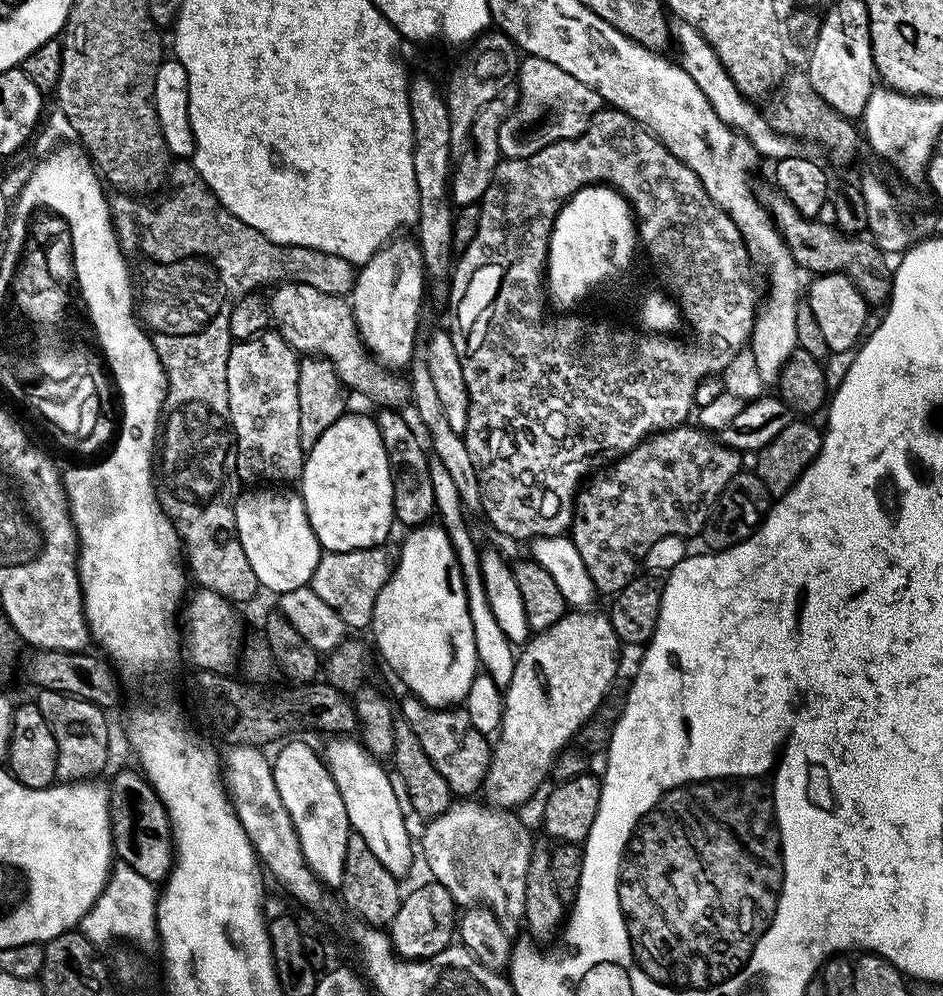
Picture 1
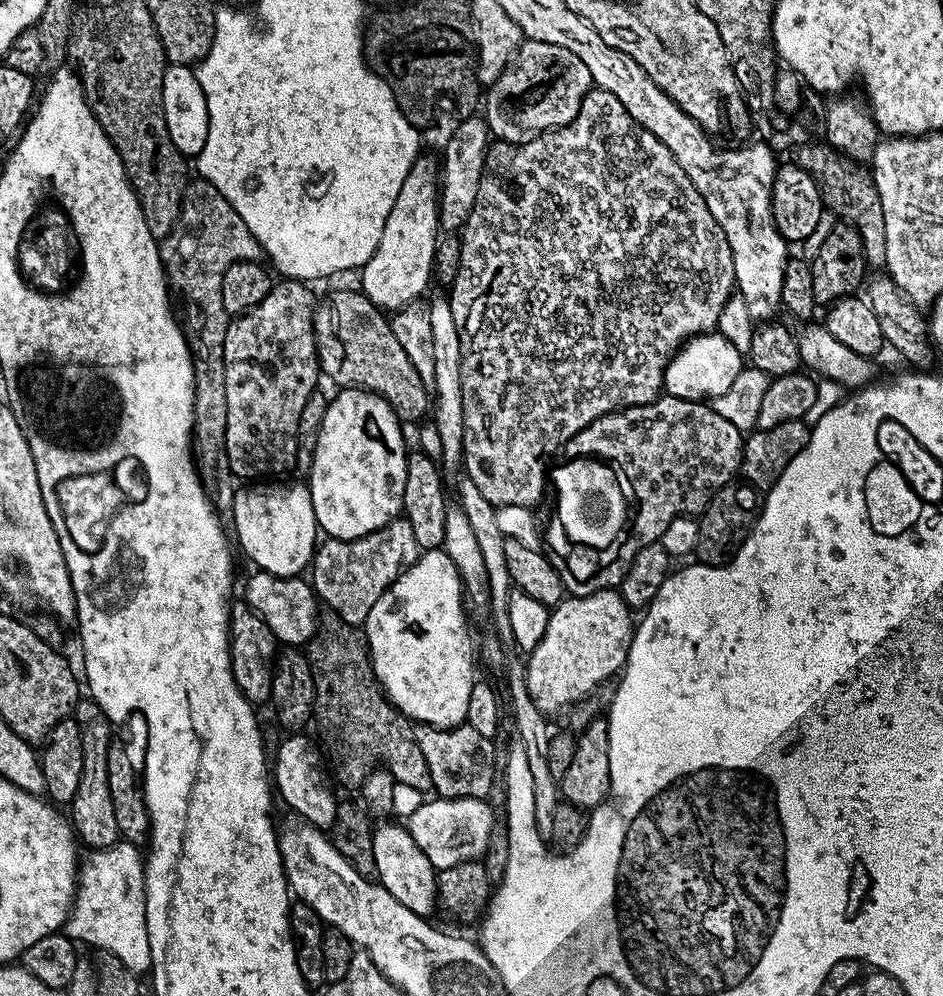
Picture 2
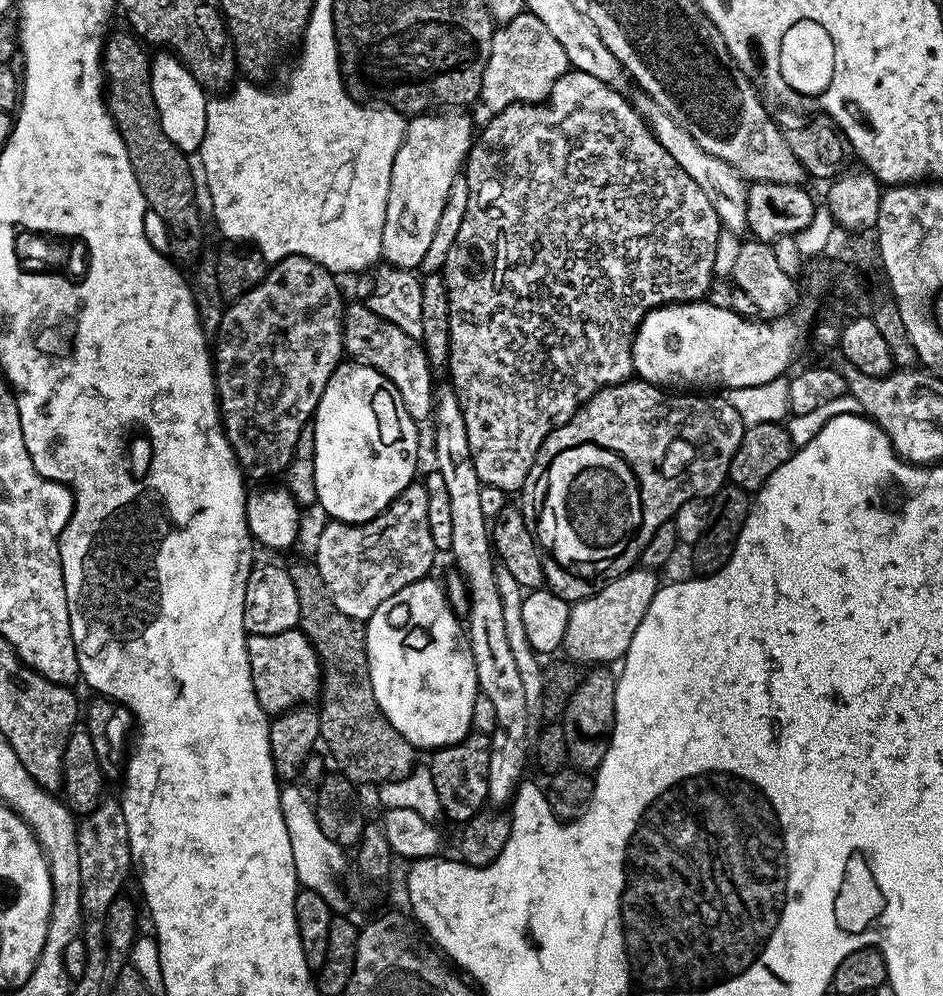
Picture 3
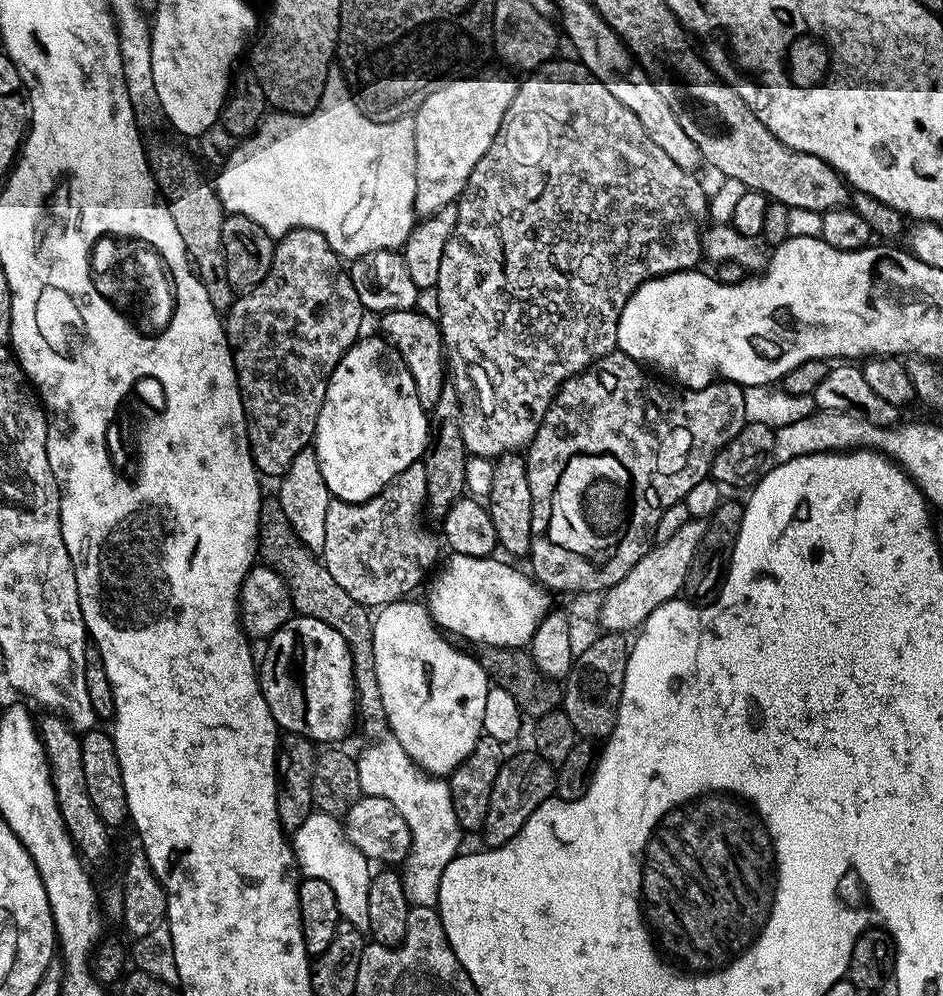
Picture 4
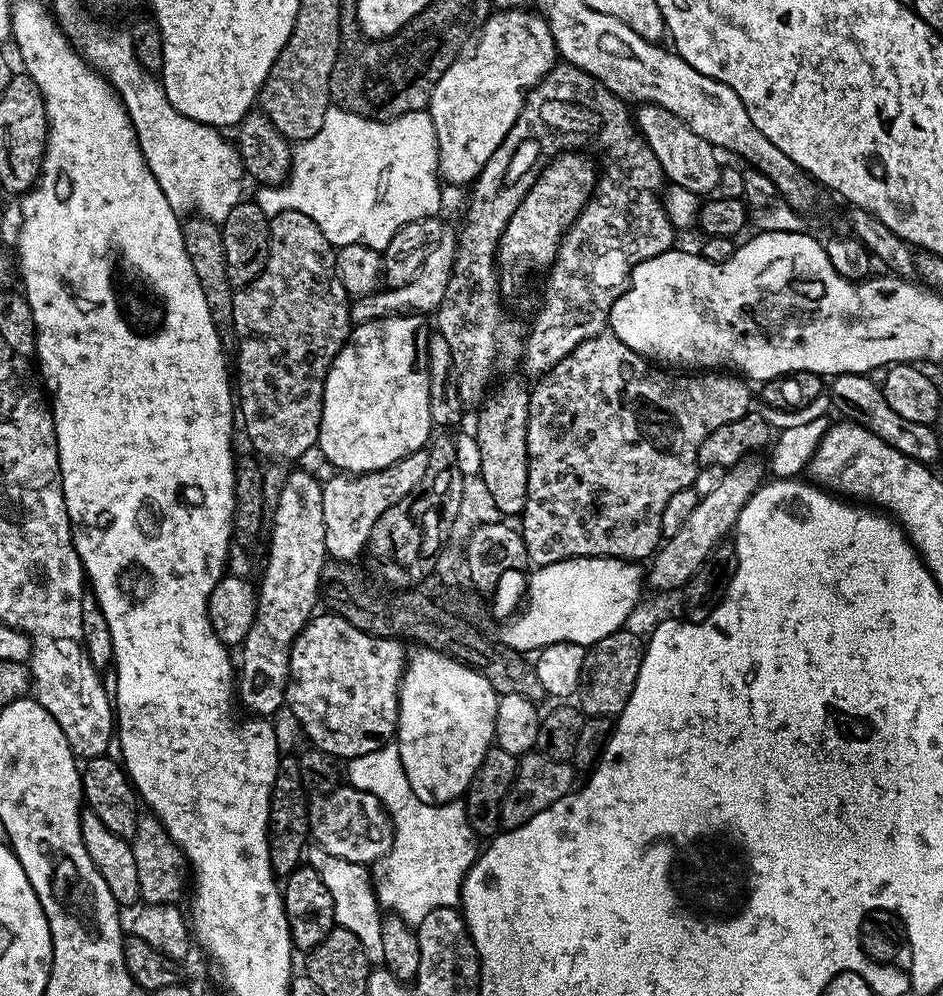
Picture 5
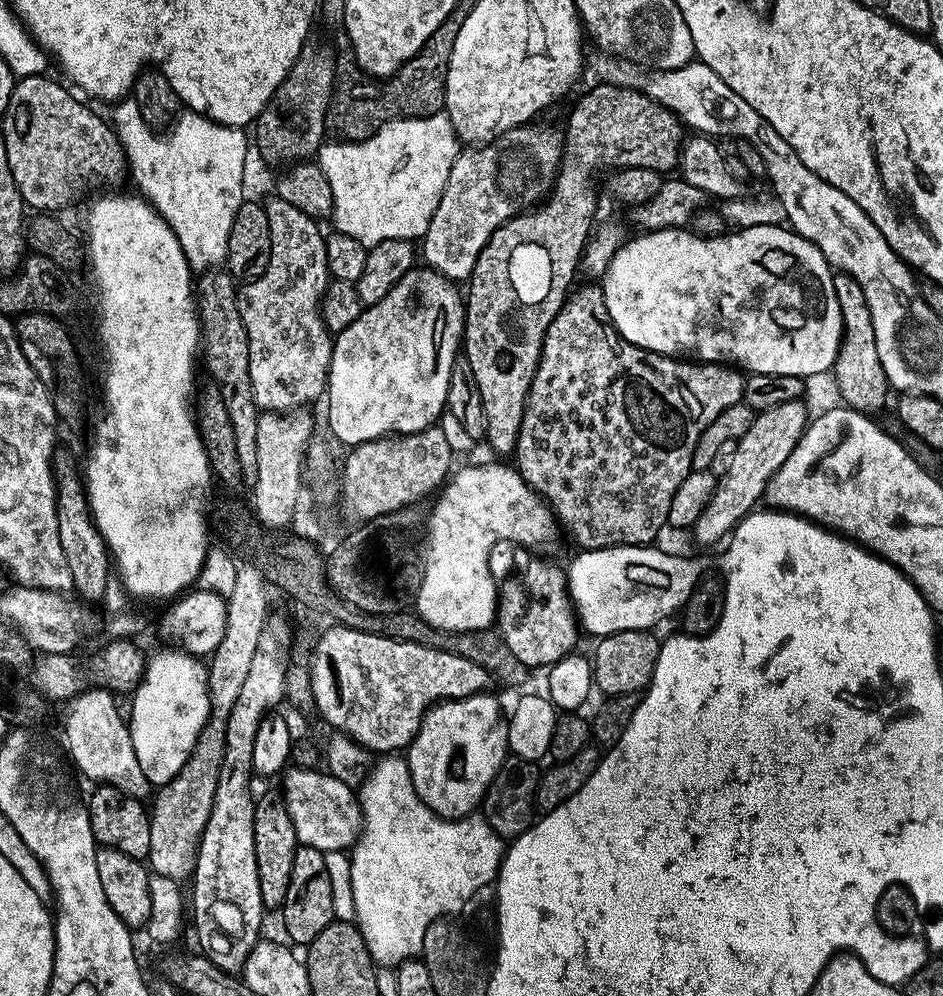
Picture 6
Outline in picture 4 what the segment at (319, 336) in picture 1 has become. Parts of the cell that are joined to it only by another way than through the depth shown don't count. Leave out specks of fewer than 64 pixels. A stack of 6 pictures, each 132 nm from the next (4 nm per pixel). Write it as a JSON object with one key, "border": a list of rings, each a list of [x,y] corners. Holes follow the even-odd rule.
{"border":[[[411,308],[406,311],[394,310],[383,313],[379,317],[380,328],[385,340],[395,350],[399,359],[407,365],[414,378],[415,392],[418,400],[422,402],[425,411],[432,411],[438,397],[442,392],[442,386],[446,383],[446,354],[443,350],[443,336],[440,332],[439,323],[420,312]]]}

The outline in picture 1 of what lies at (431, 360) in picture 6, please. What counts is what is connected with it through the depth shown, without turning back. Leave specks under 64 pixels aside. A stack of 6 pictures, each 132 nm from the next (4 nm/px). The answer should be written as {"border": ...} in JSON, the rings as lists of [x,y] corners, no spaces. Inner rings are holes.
{"border":[[[346,414],[338,418],[334,426],[322,430],[322,438],[314,442],[314,446],[304,457],[304,472],[298,481],[298,491],[304,499],[304,509],[310,518],[310,526],[324,552],[349,552],[384,544],[392,528],[394,529],[394,486],[390,462],[386,458],[386,446],[382,446],[382,434],[375,419],[371,415]]]}

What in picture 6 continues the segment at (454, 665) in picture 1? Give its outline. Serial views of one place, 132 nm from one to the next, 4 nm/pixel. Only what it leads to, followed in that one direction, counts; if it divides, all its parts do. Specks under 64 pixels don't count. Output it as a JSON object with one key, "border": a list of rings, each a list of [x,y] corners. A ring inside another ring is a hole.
{"border":[[[477,694],[433,704],[425,712],[419,732],[406,749],[413,789],[436,813],[456,814],[463,800],[483,801],[492,779],[506,763],[506,716],[500,713],[499,702],[488,695]]]}

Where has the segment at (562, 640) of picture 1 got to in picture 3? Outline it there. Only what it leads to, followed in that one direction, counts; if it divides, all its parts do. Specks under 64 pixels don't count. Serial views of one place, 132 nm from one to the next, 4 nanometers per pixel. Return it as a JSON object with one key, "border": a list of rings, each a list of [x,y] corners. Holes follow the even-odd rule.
{"border":[[[633,566],[593,596],[575,601],[566,622],[563,655],[580,666],[604,666],[612,662],[608,660],[619,661],[624,657],[634,638],[634,630],[638,630],[642,618],[646,618],[650,602],[654,602],[654,594],[660,589],[662,580],[656,576],[659,575],[653,569]]]}

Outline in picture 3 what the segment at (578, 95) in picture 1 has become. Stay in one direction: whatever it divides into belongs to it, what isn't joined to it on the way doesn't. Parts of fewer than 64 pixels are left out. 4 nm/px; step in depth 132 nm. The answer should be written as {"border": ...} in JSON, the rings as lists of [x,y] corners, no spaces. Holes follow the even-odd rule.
{"border":[[[519,12],[493,31],[490,58],[482,74],[479,103],[485,104],[492,114],[515,104],[539,104],[548,99],[554,82],[569,71],[566,50],[562,50],[558,38],[538,22],[534,13]]]}

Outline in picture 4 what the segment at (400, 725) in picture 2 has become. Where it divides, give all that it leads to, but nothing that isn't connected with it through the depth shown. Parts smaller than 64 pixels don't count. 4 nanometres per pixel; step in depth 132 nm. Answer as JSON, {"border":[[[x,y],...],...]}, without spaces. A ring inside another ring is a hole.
{"border":[[[265,499],[260,506],[260,534],[258,537],[258,556],[263,563],[274,569],[286,582],[292,596],[293,609],[299,615],[318,618],[326,626],[334,626],[338,634],[348,643],[352,655],[352,682],[356,686],[356,710],[359,723],[364,723],[368,738],[380,738],[388,732],[386,710],[382,706],[382,690],[378,690],[378,674],[374,666],[374,646],[372,645],[373,617],[364,605],[354,602],[334,577],[326,570],[323,559],[294,534],[286,510],[282,510],[279,499]]]}

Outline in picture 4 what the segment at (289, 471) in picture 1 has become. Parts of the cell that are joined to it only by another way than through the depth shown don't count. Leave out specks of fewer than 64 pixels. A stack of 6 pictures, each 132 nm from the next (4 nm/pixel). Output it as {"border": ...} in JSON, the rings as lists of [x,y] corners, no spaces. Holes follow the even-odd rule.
{"border":[[[295,228],[279,237],[275,246],[266,278],[262,278],[258,286],[237,295],[223,321],[236,371],[236,385],[240,388],[244,416],[248,420],[251,458],[257,471],[266,478],[283,477],[290,462],[313,441],[328,380],[346,350],[361,339],[360,323],[366,317],[351,275],[340,273],[341,257],[322,234],[309,228]]]}

